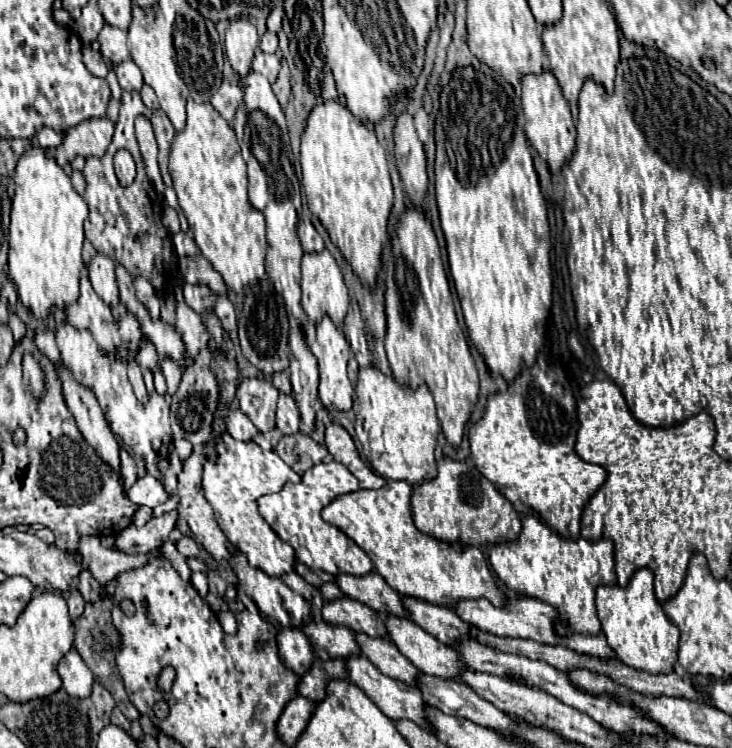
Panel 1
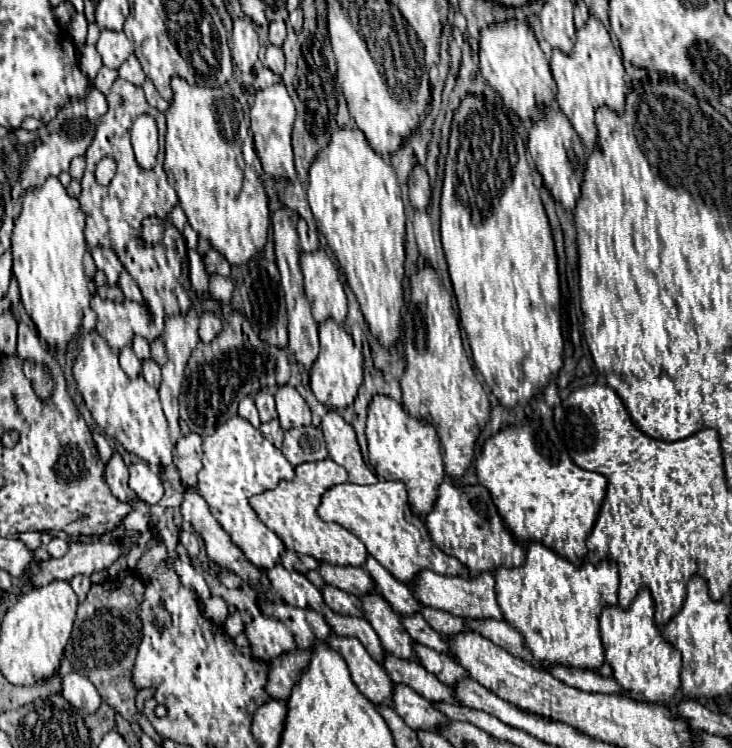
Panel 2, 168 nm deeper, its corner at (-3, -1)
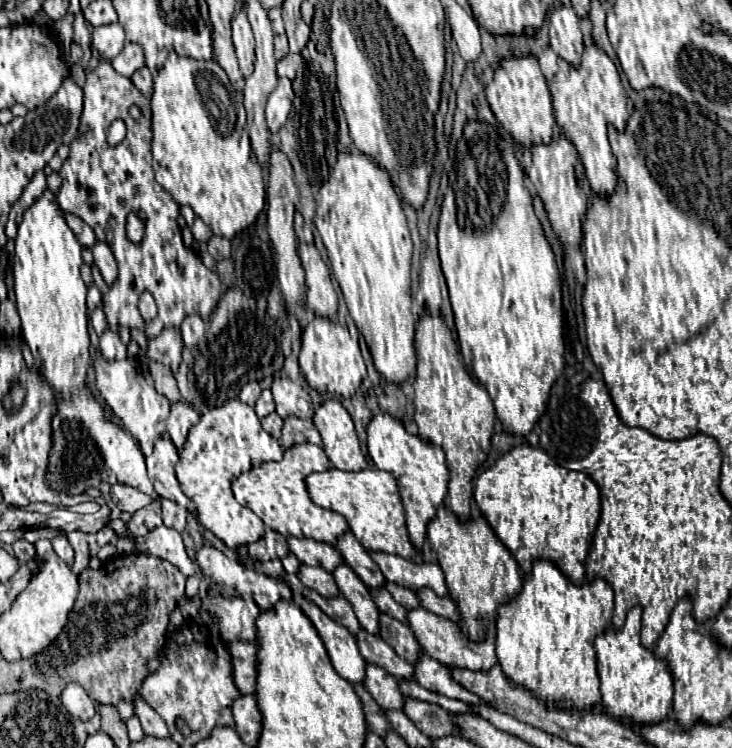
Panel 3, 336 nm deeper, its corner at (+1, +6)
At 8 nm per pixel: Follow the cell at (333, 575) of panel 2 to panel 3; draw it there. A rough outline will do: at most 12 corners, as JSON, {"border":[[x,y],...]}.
{"border":[[289,537],[289,549],[303,565],[329,573],[343,565],[333,545]]}

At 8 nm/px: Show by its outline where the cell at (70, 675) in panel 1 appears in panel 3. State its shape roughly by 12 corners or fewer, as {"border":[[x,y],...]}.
{"border":[[69,683],[61,701],[73,717],[87,721],[95,701],[79,683]]}

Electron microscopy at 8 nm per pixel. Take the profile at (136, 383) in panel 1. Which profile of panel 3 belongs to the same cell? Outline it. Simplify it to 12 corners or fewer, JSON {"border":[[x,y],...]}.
{"border":[[109,329],[101,335],[105,359],[127,359],[127,345]]}

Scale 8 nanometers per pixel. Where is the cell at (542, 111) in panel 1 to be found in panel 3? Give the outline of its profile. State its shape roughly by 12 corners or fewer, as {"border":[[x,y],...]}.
{"border":[[561,133],[531,147],[525,170],[553,231],[579,247],[591,195],[575,145]]}

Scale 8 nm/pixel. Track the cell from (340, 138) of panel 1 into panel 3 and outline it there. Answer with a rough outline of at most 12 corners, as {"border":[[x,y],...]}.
{"border":[[339,153],[315,227],[377,371],[413,379],[411,237],[389,173]]}

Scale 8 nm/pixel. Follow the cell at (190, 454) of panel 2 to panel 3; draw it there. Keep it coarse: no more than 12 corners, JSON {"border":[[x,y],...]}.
{"border":[[171,405],[167,433],[179,451],[199,415],[185,405]]}

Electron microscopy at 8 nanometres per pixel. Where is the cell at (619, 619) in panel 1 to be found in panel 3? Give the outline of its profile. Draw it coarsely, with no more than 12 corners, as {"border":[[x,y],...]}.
{"border":[[641,613],[597,635],[607,715],[661,721],[673,705],[667,659],[643,647]]}

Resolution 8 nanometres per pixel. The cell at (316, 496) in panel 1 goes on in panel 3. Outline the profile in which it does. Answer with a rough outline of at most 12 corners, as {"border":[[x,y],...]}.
{"border":[[321,447],[237,477],[233,495],[269,529],[337,545],[345,517],[313,505],[305,479]]}

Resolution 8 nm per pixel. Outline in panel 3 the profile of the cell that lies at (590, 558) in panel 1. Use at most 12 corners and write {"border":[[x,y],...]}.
{"border":[[535,559],[497,611],[499,665],[539,699],[601,701],[605,579]]}

